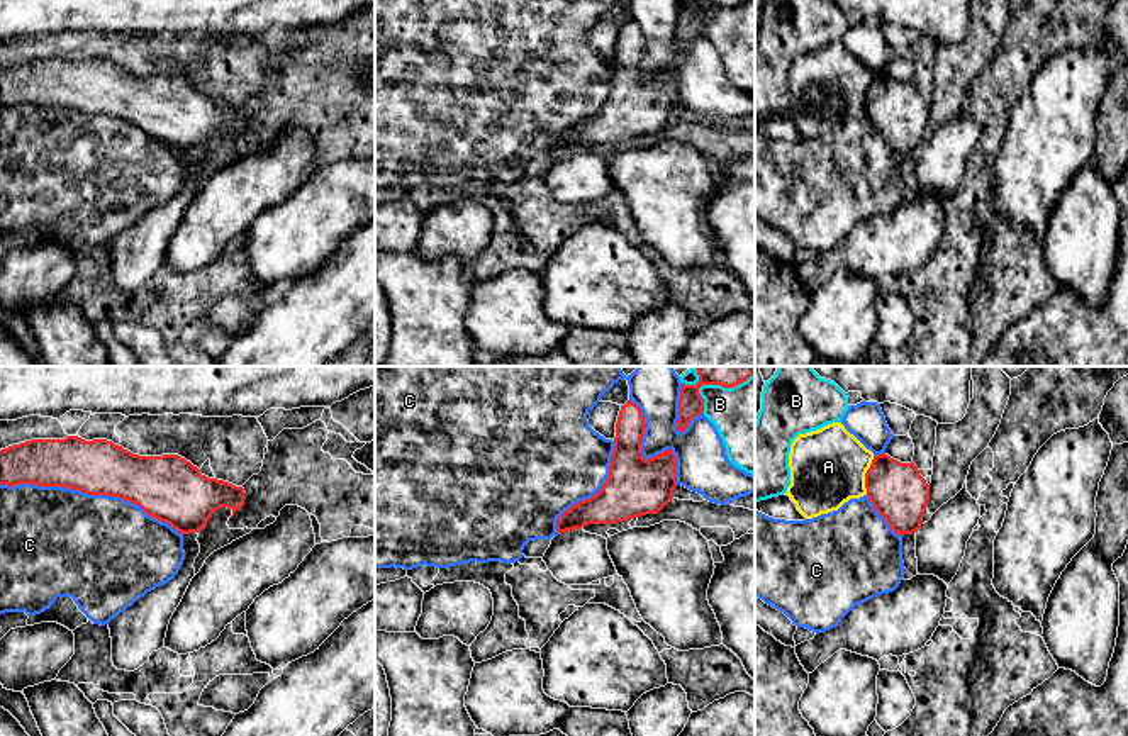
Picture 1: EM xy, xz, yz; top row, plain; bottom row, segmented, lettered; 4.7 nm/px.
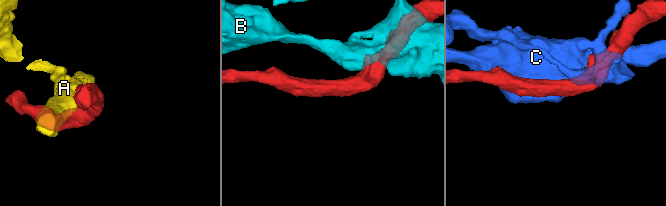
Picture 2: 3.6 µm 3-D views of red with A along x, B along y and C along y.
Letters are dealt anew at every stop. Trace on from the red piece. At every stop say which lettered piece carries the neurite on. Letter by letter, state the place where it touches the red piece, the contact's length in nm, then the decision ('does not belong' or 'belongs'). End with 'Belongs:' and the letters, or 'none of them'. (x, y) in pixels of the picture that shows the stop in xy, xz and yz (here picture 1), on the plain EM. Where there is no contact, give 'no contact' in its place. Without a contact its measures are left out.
A: yz (865, 95) | 190 nm | does not belong
B: xz (711, 4) | 260 nm | does not belong
C: xy (92, 114) | 900 nm | does not belong
Belongs: none of them

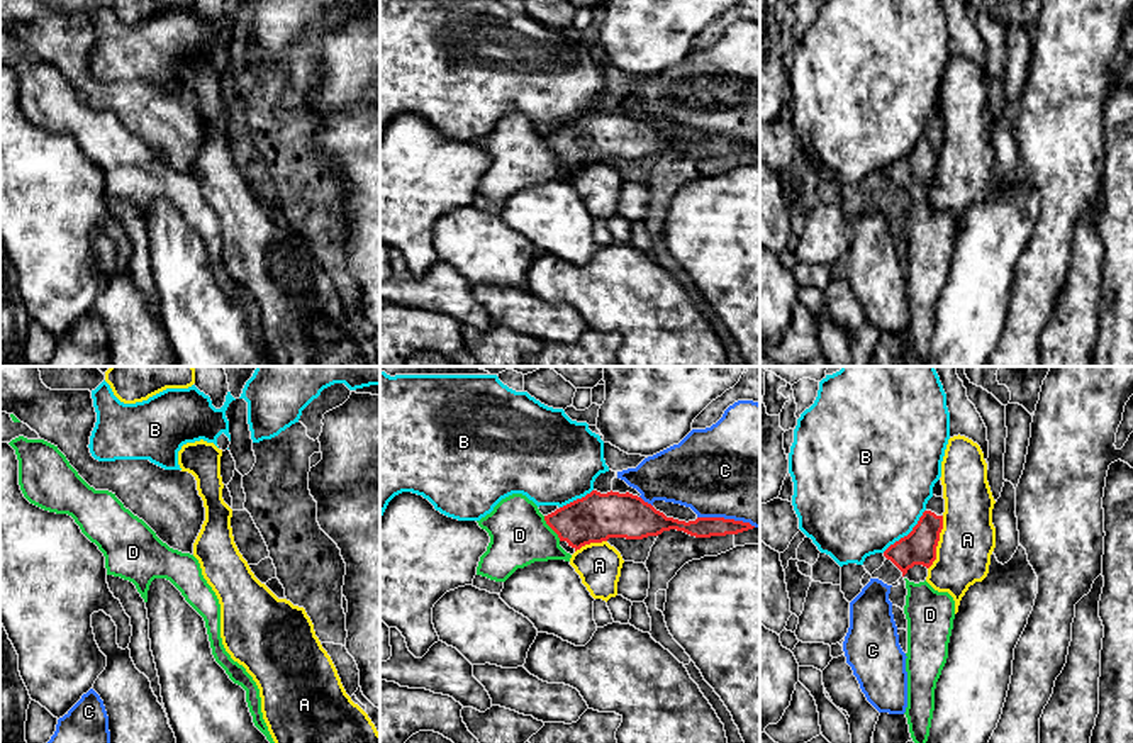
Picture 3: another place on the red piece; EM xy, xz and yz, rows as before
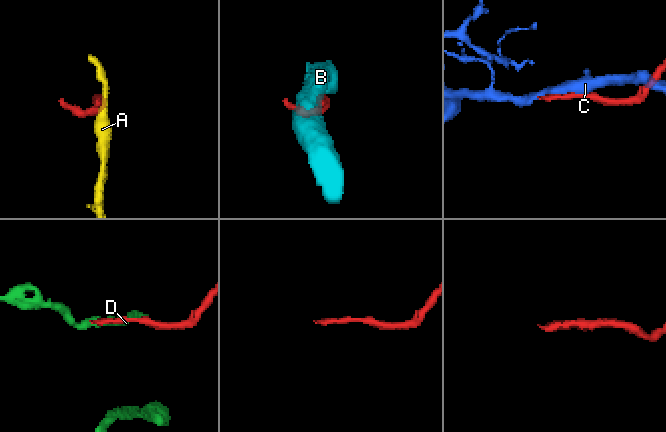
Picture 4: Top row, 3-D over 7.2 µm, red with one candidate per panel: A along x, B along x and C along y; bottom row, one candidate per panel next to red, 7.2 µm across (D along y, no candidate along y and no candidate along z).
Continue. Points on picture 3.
A: yz (937, 163) | 260 nm | does not belong
B: yz (908, 155) | 300 nm | does not belong
C: xz (726, 139) | 280 nm | does not belong
D: xz (550, 146) | 150 nm | does not belong
Belongs: none of them

